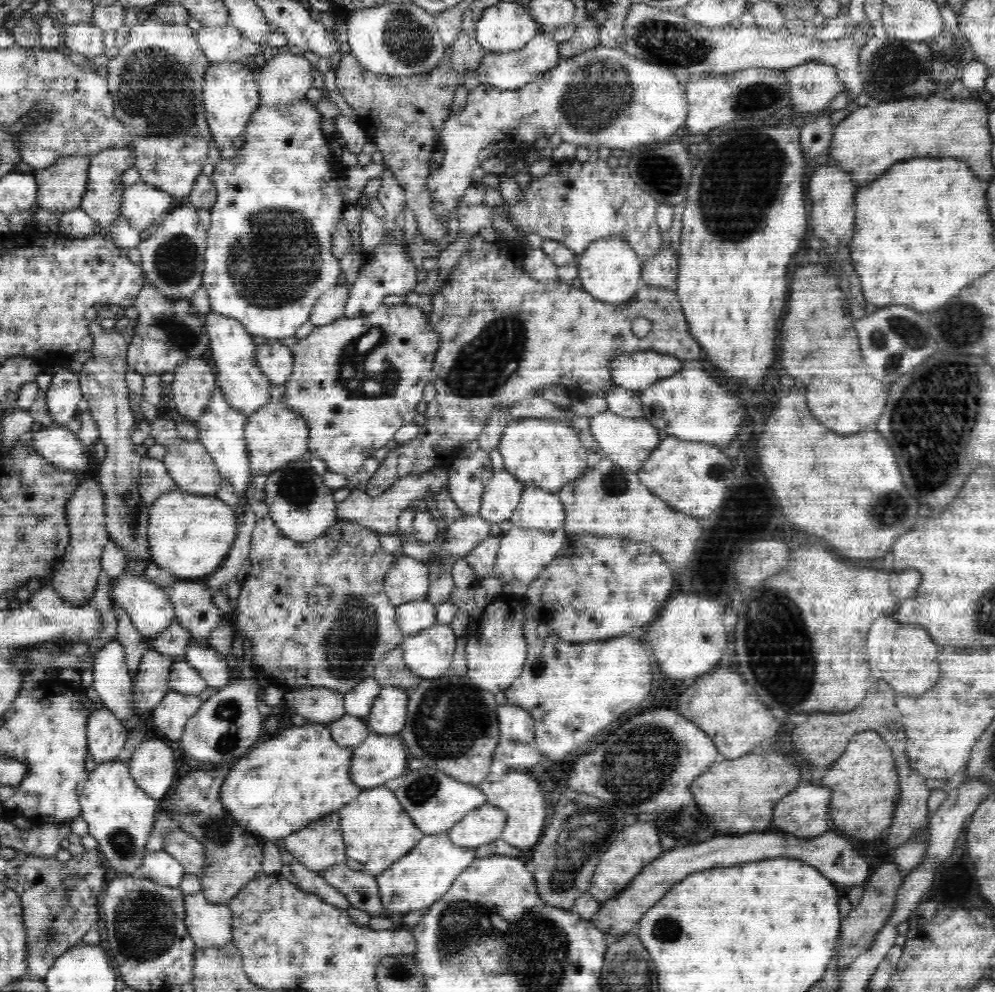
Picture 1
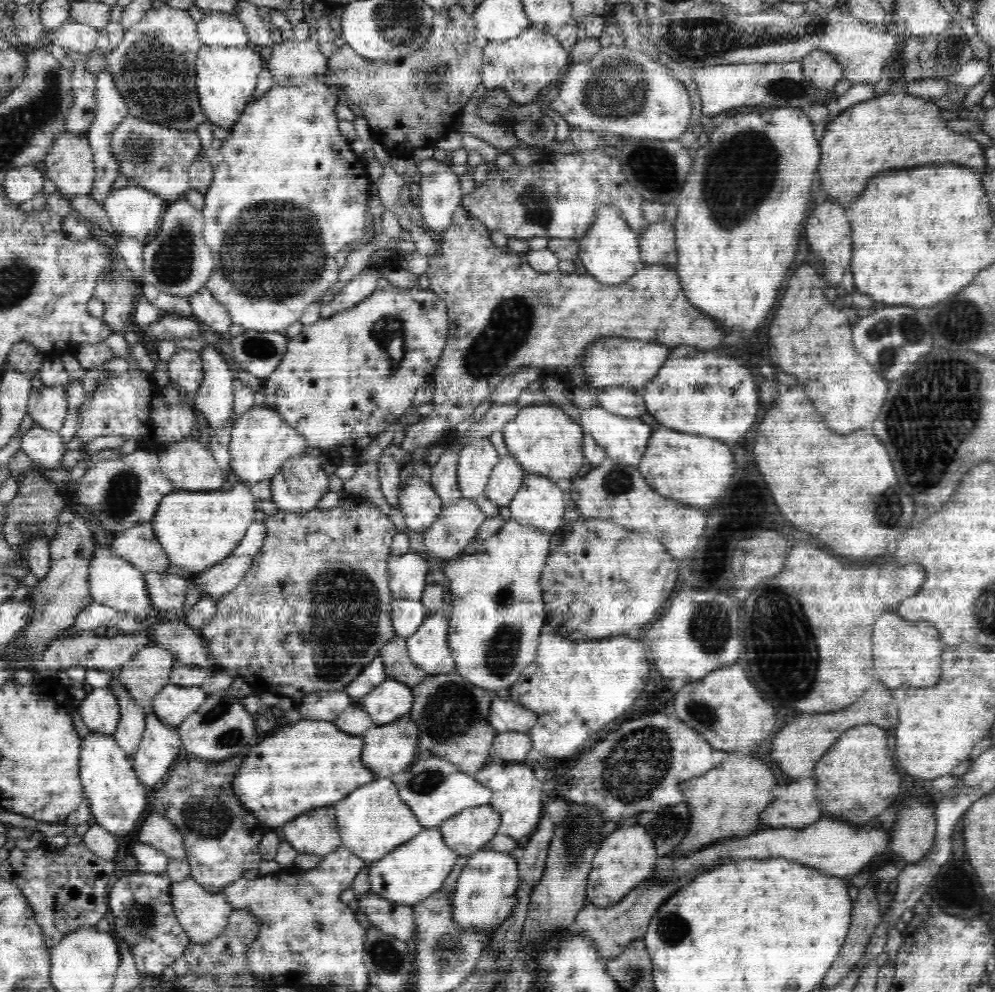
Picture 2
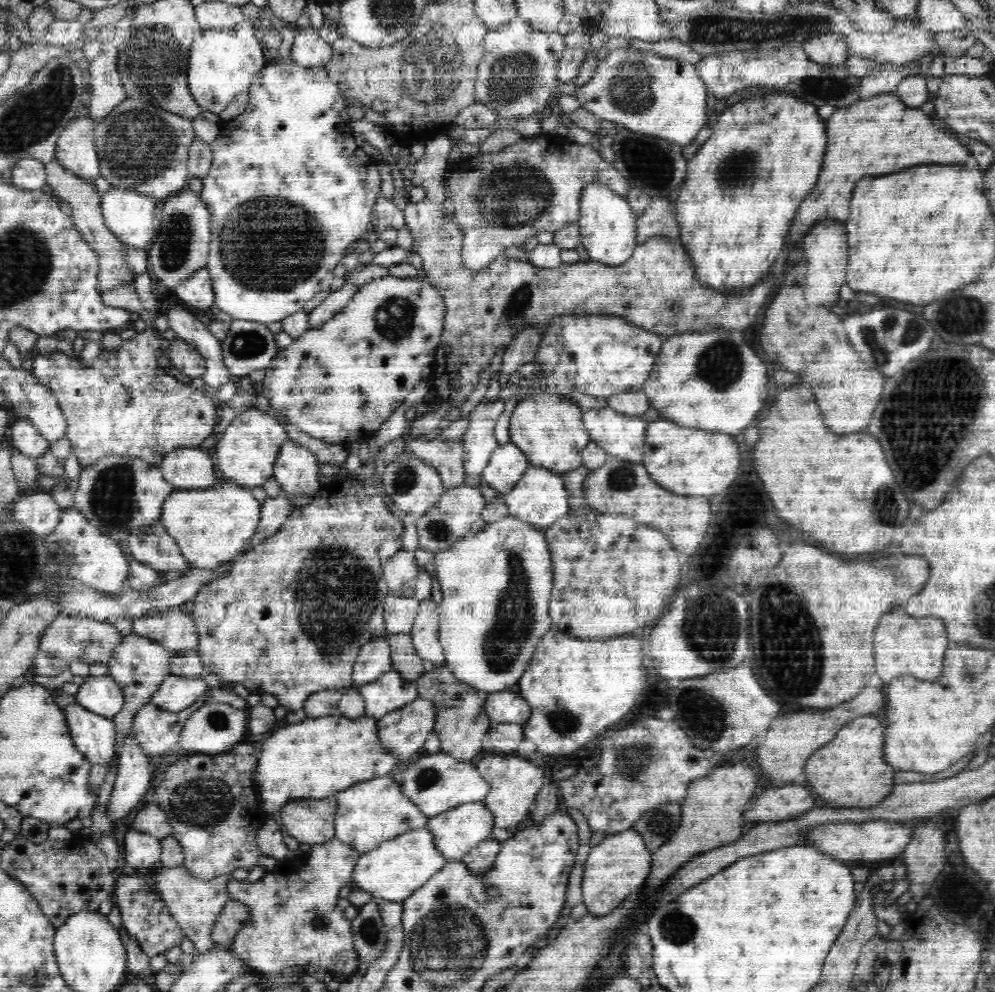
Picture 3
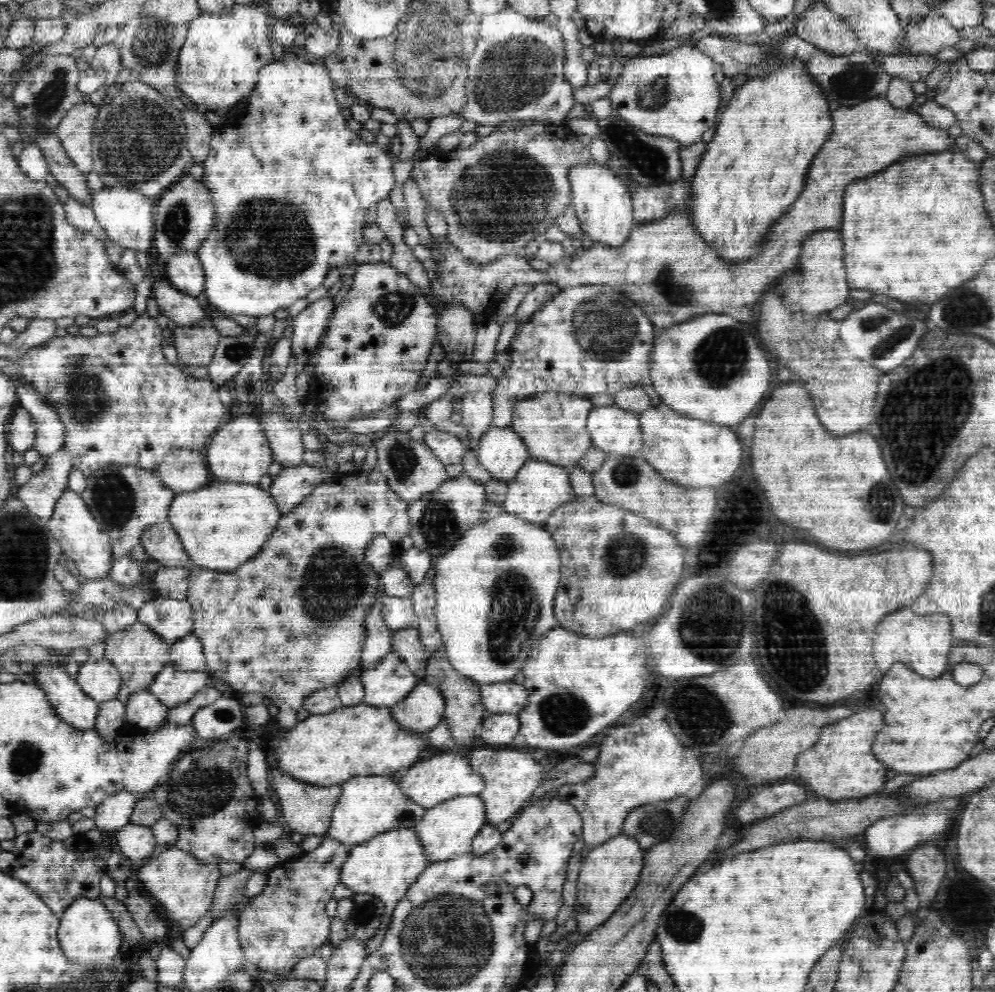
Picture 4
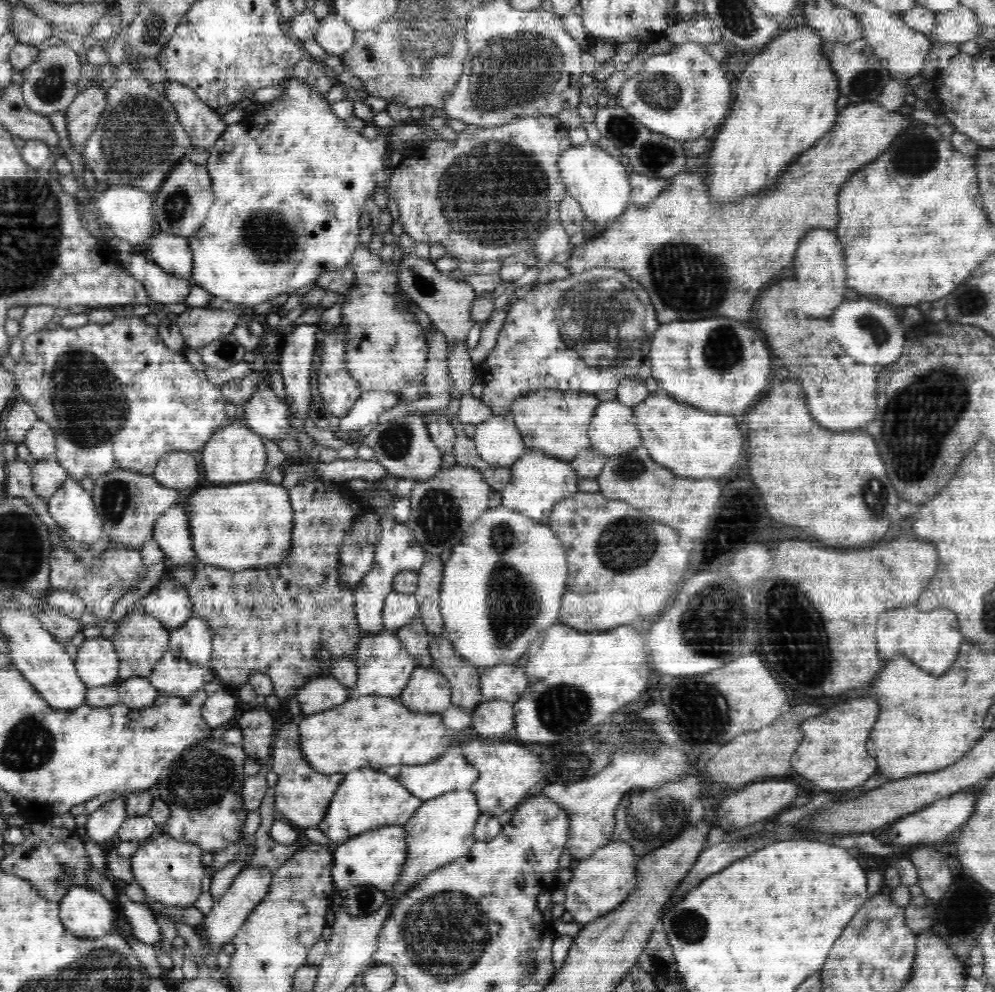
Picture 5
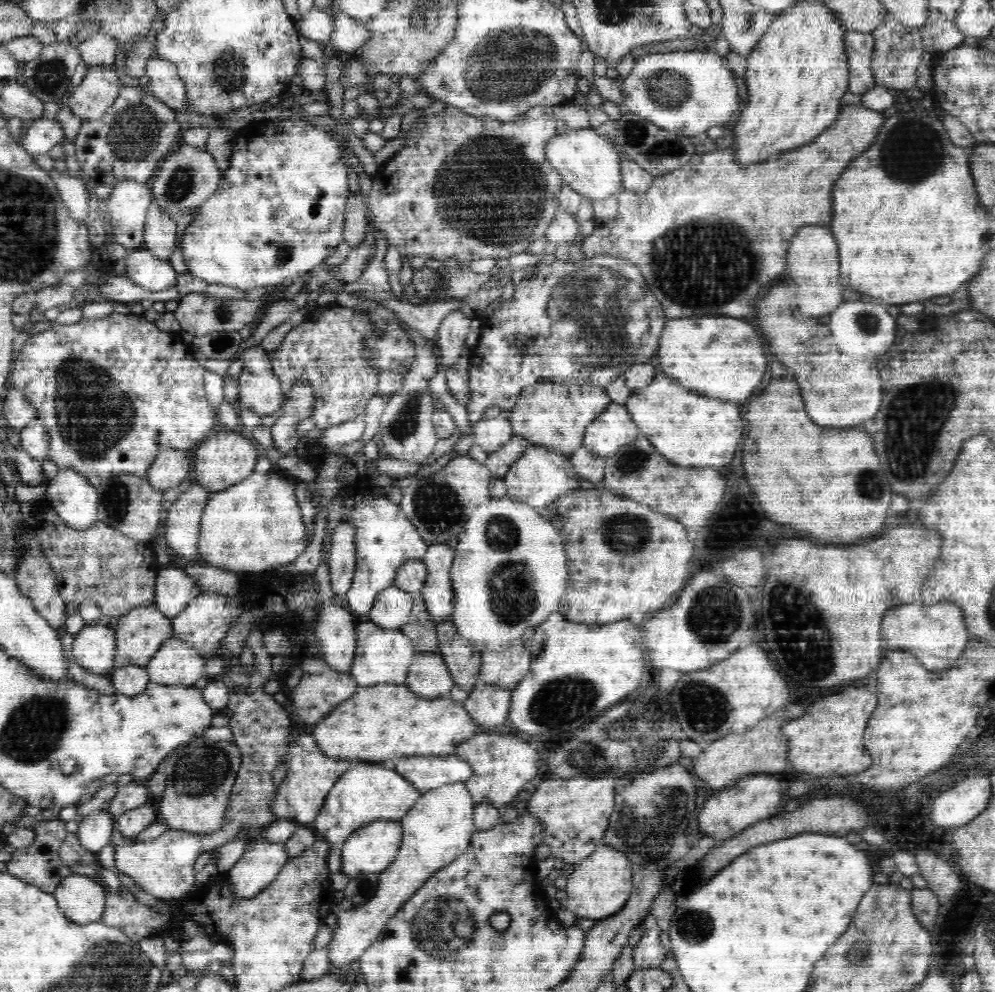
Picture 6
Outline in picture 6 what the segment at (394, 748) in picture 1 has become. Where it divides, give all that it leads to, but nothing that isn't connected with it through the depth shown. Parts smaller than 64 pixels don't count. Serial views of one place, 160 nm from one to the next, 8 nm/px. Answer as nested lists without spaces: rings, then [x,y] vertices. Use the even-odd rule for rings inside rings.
[[[436,650],[421,651],[413,656],[405,684],[419,696],[440,697],[448,695],[455,682]]]

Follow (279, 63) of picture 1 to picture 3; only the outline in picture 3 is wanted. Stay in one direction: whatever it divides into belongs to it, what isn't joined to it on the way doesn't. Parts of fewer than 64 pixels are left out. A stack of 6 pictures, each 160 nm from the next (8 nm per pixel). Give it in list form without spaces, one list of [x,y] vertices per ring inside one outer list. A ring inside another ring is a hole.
[[[311,26],[298,29],[294,35],[290,58],[295,60],[296,64],[325,68],[333,54],[332,45],[326,42],[319,33],[312,31]]]

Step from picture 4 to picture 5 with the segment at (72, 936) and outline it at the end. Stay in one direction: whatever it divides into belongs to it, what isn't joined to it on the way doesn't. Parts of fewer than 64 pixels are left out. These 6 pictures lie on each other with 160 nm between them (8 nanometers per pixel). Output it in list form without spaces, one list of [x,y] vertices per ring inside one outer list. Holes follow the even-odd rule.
[[[73,885],[59,903],[59,917],[68,933],[98,938],[111,933],[117,909],[103,894],[88,886]]]

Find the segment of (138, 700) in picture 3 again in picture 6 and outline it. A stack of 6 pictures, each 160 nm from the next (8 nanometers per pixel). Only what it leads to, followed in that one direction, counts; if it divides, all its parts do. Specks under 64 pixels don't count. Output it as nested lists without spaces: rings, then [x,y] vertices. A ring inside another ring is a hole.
[[[142,604],[130,609],[124,616],[120,616],[115,626],[115,667],[122,665],[140,665],[144,668],[148,665],[153,654],[162,641],[173,636],[172,618],[164,616],[154,604]]]

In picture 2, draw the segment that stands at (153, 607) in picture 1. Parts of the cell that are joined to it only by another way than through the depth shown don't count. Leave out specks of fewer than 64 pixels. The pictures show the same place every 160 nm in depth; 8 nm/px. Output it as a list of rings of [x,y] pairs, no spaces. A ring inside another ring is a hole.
[[[93,542],[93,551],[89,556],[89,583],[94,602],[112,608],[114,614],[125,613],[140,619],[152,619],[150,612],[153,604],[149,602],[146,594],[145,573],[114,553],[110,542],[106,546]]]

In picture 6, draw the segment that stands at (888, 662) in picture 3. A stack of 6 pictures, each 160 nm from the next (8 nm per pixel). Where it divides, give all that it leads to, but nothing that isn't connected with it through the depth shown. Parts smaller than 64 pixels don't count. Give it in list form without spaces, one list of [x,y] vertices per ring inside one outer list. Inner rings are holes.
[[[915,601],[914,604],[890,608],[888,616],[884,616],[882,620],[882,632],[884,644],[890,650],[896,648],[910,650],[928,670],[944,670],[952,666],[963,654],[969,640],[973,638],[967,631],[967,623],[964,622],[960,606],[950,601],[940,601],[932,606]]]

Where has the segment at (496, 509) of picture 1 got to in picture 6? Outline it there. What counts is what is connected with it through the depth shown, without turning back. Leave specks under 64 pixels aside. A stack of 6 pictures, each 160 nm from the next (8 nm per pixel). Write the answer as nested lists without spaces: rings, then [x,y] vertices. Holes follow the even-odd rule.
[[[503,417],[480,419],[472,428],[474,443],[488,454],[494,454],[509,444],[514,436],[511,422]]]

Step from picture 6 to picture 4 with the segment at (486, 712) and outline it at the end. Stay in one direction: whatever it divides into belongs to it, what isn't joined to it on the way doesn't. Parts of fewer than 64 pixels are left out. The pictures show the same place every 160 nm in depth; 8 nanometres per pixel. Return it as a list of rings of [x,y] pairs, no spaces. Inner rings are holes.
[[[490,713],[481,722],[478,736],[482,737],[487,746],[510,747],[519,728],[520,721],[516,713]]]

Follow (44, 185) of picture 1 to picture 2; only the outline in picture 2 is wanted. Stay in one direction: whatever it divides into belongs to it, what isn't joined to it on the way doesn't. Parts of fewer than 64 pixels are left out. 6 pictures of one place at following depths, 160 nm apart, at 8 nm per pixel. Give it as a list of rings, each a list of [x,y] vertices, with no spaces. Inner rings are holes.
[[[64,133],[50,146],[45,156],[43,175],[54,183],[57,191],[65,199],[71,199],[81,194],[93,194],[95,188],[94,153],[91,151],[91,141],[83,133]]]

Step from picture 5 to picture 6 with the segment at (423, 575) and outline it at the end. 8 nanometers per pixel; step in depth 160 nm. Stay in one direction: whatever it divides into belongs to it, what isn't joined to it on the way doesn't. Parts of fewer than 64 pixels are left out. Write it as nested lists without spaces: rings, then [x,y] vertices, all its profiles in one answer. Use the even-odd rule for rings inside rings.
[[[447,543],[428,545],[423,556],[427,565],[427,579],[418,595],[423,597],[427,612],[436,623],[446,620],[452,614],[455,591],[452,588],[451,566],[455,550]]]

